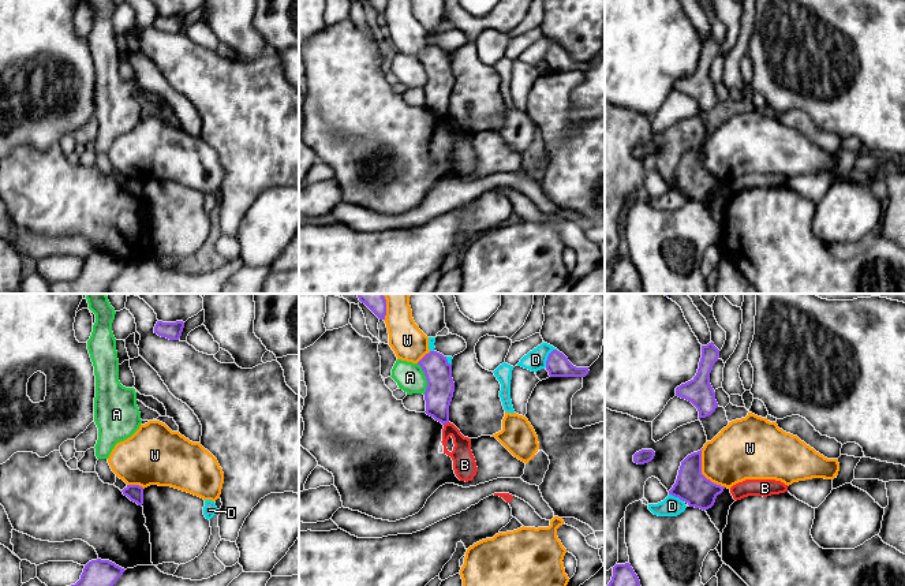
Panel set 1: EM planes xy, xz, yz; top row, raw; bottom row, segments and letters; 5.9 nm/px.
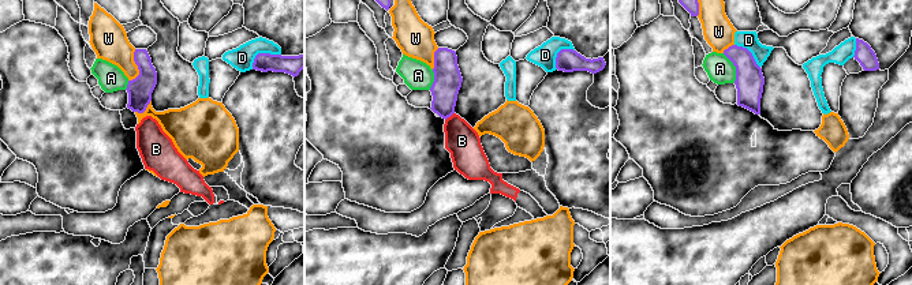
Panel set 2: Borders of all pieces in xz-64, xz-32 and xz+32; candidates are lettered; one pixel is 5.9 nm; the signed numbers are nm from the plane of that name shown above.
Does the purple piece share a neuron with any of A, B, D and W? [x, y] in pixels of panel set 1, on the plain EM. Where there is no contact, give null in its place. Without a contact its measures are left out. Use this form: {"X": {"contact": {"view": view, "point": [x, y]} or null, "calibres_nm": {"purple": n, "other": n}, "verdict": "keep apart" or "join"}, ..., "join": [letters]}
{"A": {"contact": {"view": "xz", "point": [426, 73]}, "calibres_nm": {"purple": 160, "other": 170}, "verdict": "keep apart"}, "B": {"contact": {"view": "xz", "point": [445, 116]}, "calibres_nm": {"purple": 160, "other": 130}, "verdict": "keep apart"}, "D": {"contact": {"view": "xz", "point": [548, 51]}, "calibres_nm": {"purple": 140, "other": 120}, "verdict": "keep apart"}, "W": {"contact": {"view": "yz", "point": [700, 167]}, "calibres_nm": {"purple": 190, "other": 320}, "verdict": "keep apart"}, "join": []}

